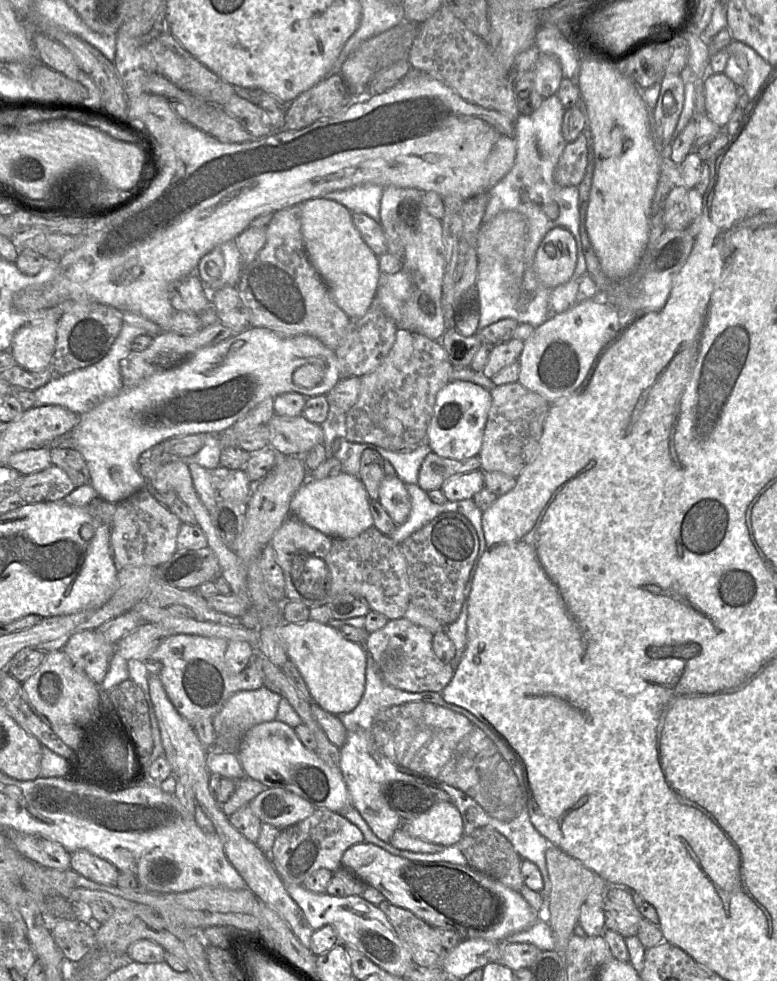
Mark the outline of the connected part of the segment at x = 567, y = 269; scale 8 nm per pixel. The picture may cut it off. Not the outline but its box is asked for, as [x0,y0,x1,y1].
[534,228,578,289]

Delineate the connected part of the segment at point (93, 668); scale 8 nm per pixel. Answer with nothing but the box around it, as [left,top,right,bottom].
[62,628,117,685]

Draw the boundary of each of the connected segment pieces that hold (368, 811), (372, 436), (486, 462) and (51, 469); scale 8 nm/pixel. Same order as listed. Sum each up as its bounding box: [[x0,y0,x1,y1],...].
[[212,647,552,916],[346,329,454,452],[478,382,551,478],[17,464,76,504]]

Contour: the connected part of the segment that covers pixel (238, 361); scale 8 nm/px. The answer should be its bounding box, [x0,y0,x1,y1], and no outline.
[70,327,341,504]

